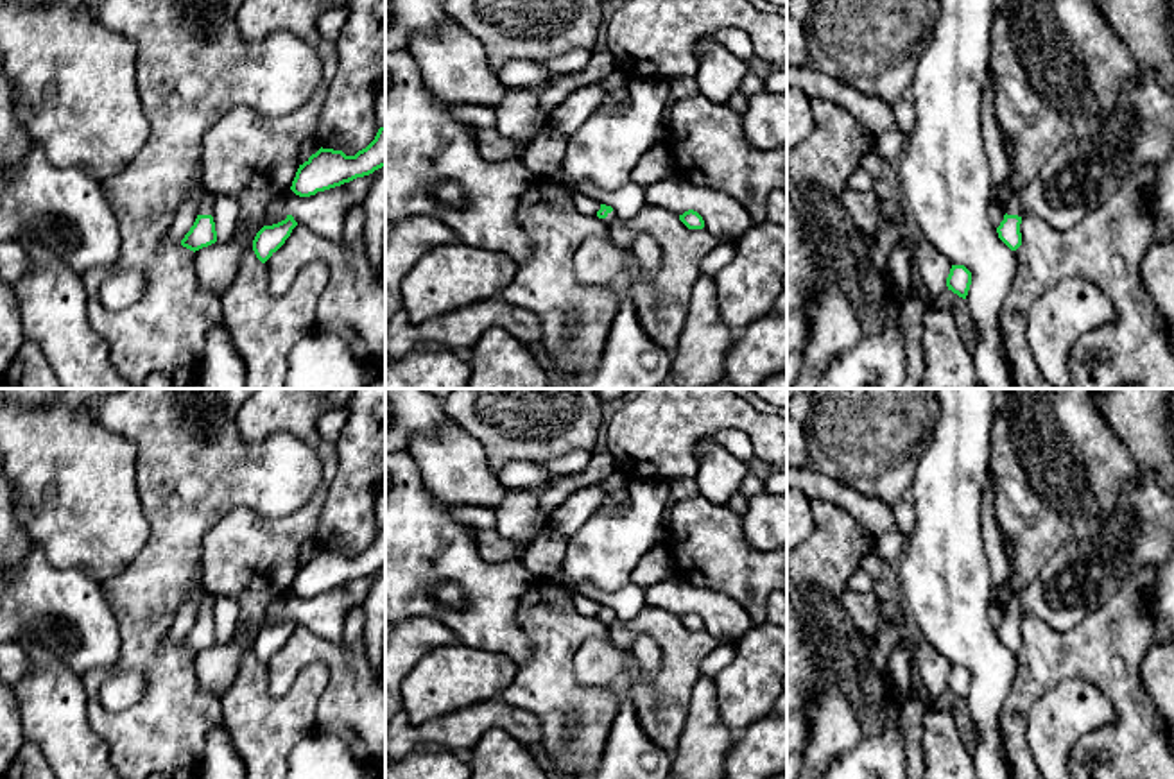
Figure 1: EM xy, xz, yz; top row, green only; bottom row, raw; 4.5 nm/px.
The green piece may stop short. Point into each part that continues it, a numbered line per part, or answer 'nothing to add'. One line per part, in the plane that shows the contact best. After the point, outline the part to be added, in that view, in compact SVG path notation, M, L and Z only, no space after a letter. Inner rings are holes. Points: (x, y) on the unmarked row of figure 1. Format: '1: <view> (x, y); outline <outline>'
1: yz (1137, 530); outline M1138 467L1135 480L1127 480L1106 507L1101 526L1086 537L1074 539L1059 548L1023 589L1013 591L1006 614L1022 618L1025 612L1054 632L1068 632L1081 625L1088 614L1109 602L1120 586L1147 566L1160 568L1174 552L1174 491L1145 476Z

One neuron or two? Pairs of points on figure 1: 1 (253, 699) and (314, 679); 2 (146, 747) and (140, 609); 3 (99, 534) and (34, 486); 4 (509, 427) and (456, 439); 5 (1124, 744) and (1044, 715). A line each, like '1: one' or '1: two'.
1: one
2: one
3: one
4: two
5: two

